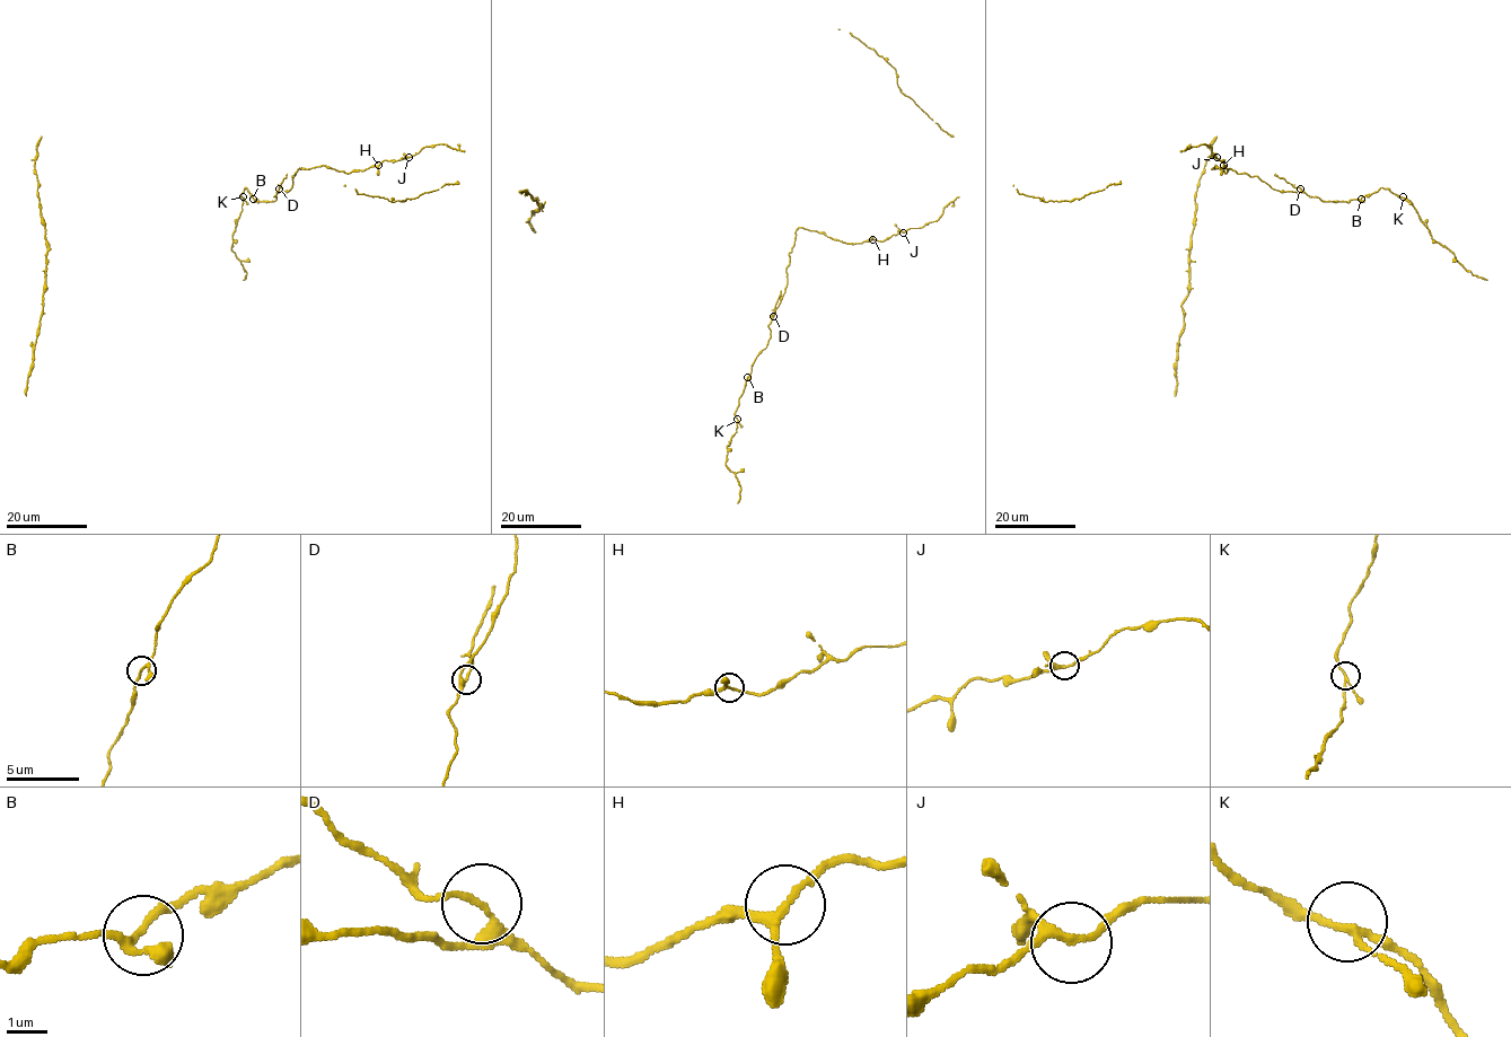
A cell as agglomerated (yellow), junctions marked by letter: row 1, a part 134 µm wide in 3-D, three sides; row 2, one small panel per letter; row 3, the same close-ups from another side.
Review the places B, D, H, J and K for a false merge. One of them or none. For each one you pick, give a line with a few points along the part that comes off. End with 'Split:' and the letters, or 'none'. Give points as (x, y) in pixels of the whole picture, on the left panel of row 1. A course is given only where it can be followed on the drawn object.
Split: none

